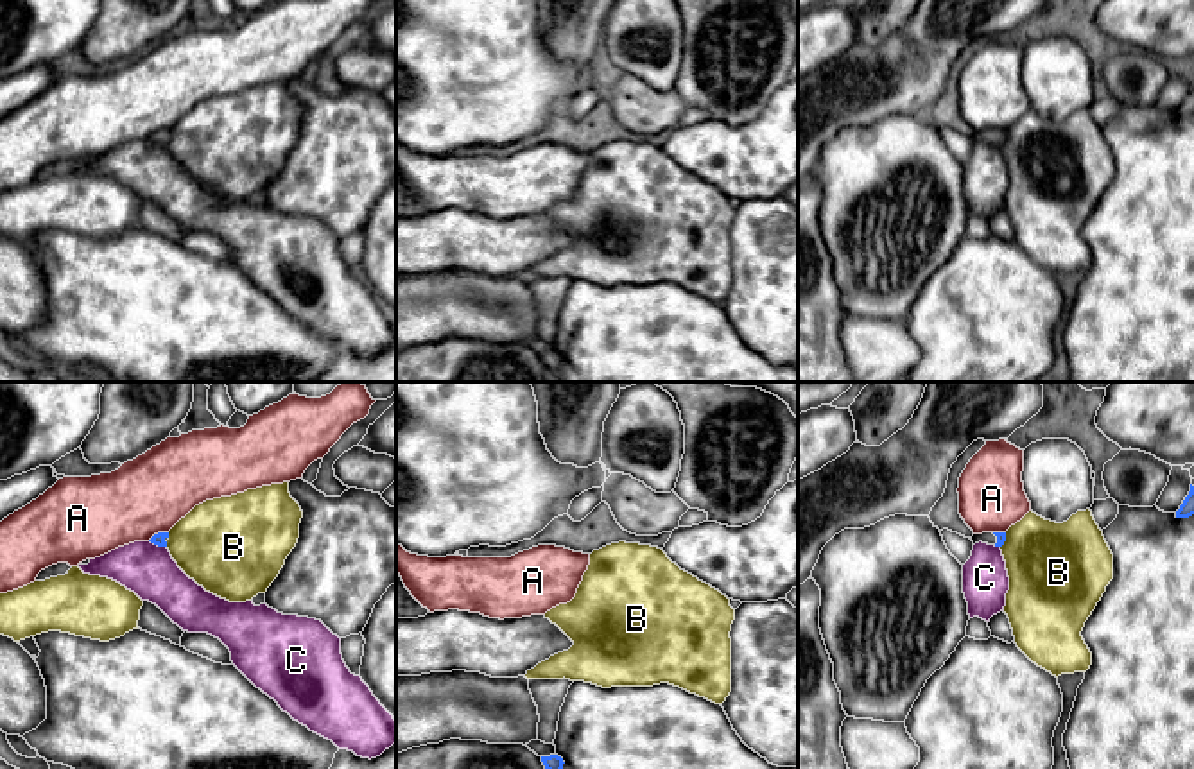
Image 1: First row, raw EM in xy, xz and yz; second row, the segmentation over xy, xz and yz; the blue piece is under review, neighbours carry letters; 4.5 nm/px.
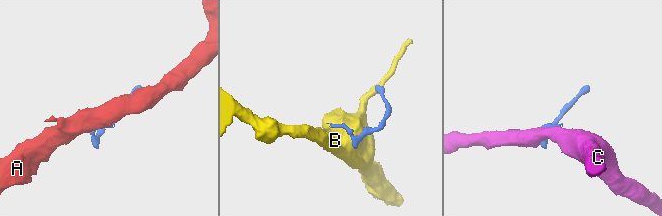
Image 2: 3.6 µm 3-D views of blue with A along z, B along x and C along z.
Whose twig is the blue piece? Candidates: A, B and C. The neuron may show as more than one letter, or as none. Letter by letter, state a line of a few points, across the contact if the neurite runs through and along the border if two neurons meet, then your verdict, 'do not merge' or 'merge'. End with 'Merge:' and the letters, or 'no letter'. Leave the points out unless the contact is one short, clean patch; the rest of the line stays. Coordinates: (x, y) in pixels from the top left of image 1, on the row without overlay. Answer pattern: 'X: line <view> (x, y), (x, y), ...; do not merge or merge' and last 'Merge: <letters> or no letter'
A: line xy (167, 129), (158, 129), (147, 138); do not merge
B: do not merge
C: do not merge
Merge: no letter

